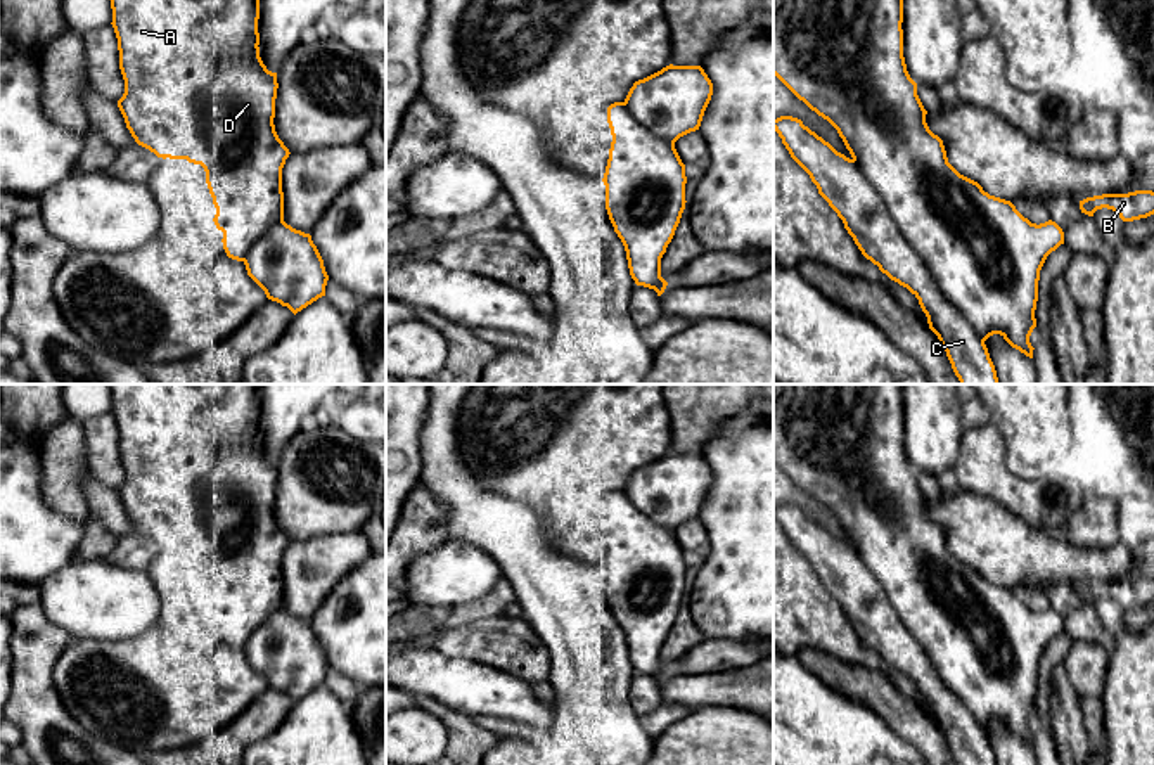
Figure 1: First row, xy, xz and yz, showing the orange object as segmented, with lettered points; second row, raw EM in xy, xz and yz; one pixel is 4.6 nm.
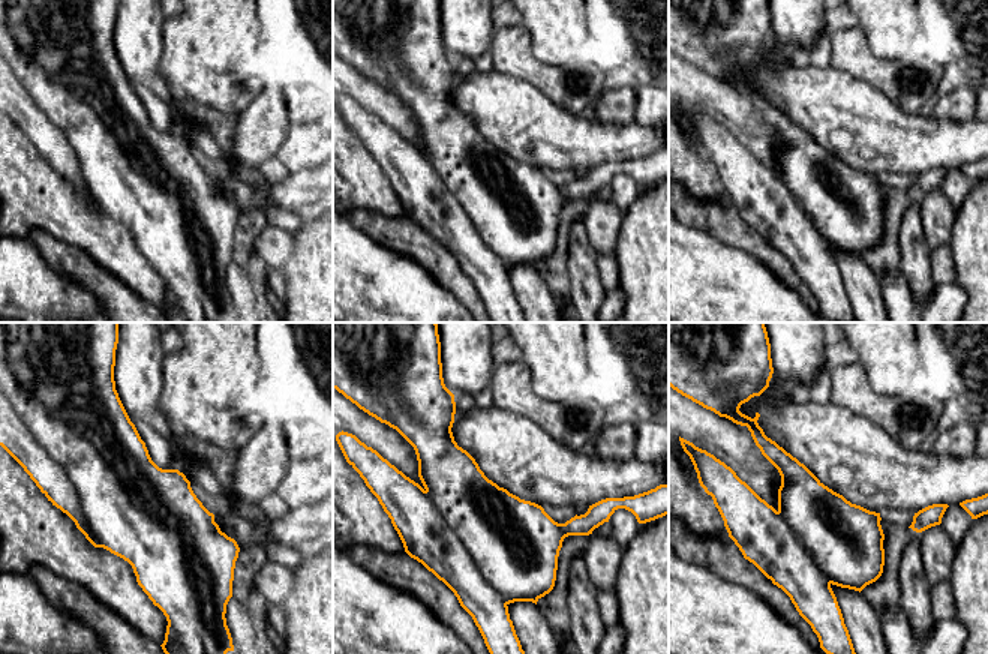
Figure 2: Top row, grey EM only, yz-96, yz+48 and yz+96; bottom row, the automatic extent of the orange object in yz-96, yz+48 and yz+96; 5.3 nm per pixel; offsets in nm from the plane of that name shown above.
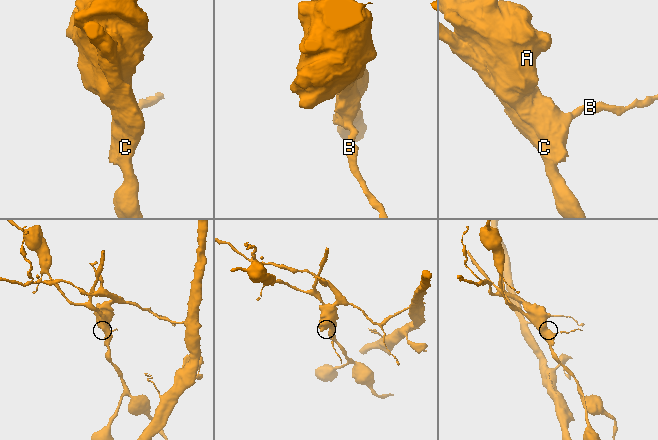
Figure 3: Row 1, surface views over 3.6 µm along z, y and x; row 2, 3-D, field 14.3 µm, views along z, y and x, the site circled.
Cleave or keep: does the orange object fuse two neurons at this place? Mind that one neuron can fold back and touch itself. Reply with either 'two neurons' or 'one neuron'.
two neurons

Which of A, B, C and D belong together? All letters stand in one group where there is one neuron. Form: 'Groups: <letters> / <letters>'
Groups: A B D / C

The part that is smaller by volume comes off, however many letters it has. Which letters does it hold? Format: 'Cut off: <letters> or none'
Cut off: C

